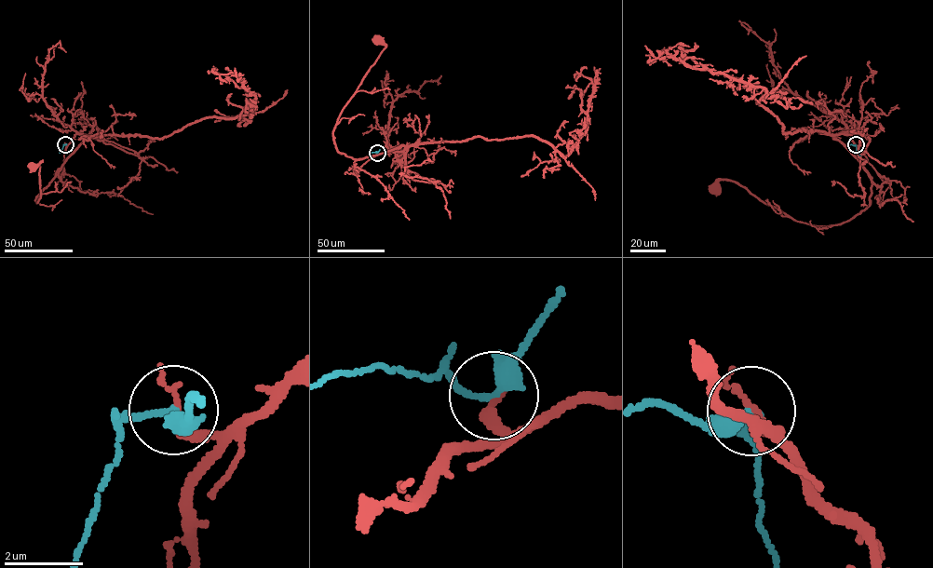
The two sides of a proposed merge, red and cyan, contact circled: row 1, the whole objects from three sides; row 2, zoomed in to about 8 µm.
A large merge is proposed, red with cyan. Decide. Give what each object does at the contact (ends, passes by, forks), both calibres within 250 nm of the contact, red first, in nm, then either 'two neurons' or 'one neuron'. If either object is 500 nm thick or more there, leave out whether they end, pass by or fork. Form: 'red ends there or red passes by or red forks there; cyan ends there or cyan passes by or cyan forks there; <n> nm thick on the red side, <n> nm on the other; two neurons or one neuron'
red passes by; cyan passes by; 140 nm thick on the red side, 280 nm on the other; two neurons

